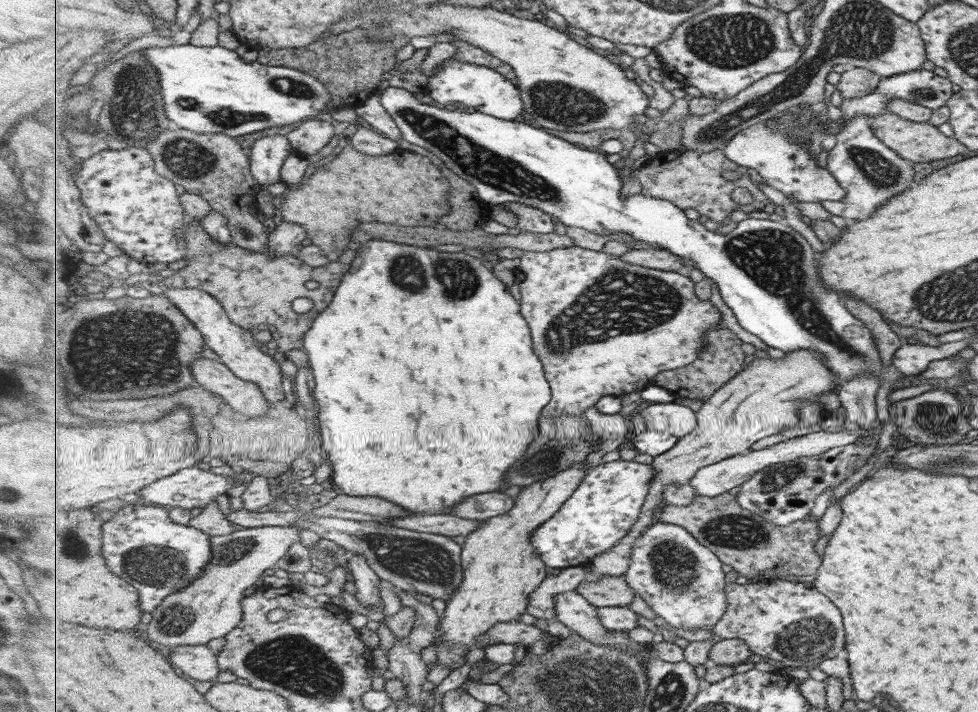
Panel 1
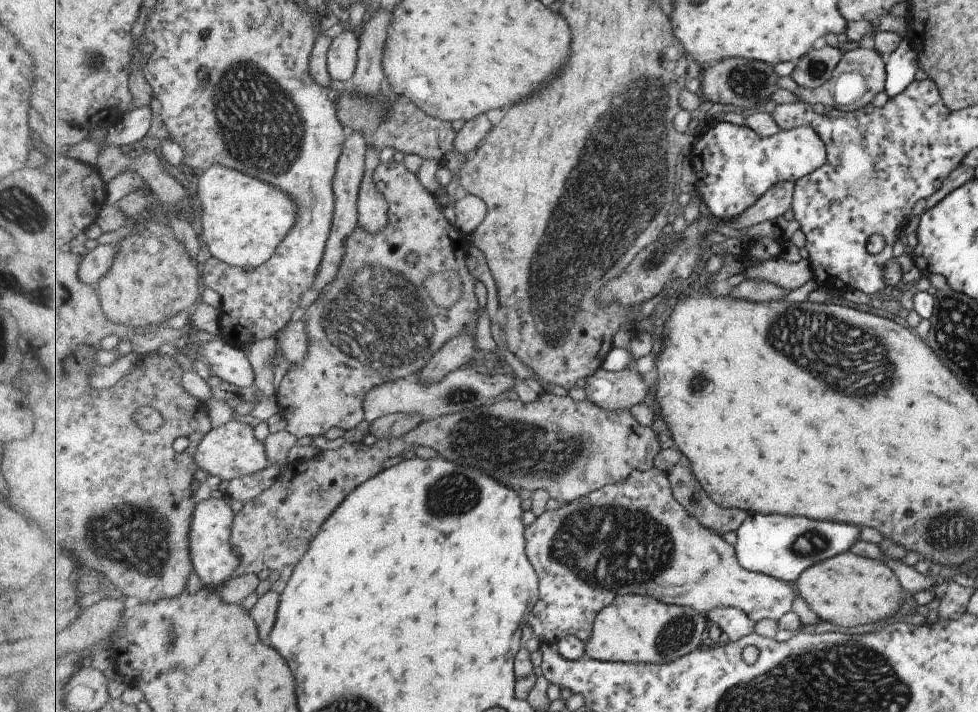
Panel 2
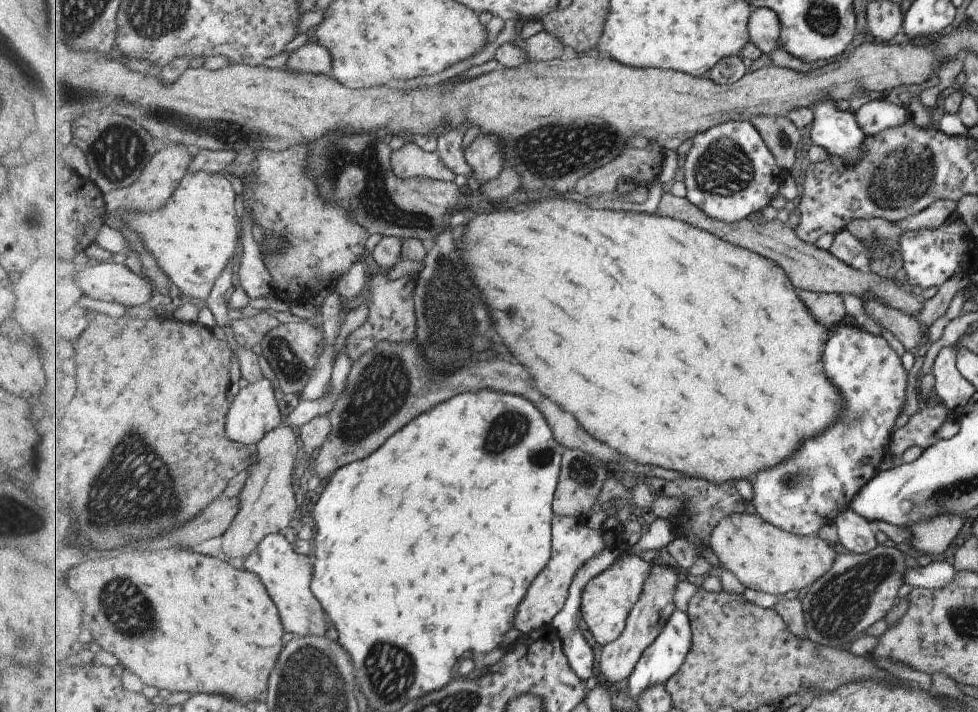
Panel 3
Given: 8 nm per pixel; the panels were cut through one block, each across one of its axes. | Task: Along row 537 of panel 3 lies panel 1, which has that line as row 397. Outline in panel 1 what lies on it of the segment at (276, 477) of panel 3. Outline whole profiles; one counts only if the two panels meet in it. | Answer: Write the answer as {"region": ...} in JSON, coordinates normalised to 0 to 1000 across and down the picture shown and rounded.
{"region":[[[206,501],[196,513],[196,522],[200,539],[227,558],[240,580],[263,587],[263,584],[269,584],[275,579],[275,570],[278,566],[271,558],[269,546],[265,546],[263,538],[242,529],[226,506],[214,506],[214,503]]]}

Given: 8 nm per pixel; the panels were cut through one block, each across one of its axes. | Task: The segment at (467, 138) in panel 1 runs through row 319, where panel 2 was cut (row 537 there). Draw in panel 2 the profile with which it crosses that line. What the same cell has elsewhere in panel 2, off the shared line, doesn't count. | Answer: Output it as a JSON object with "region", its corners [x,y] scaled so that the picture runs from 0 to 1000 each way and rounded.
{"region":[[[768,722],[753,750],[751,768],[758,795],[800,816],[815,817],[817,809],[831,792],[863,777],[875,765],[878,744],[868,736],[831,733],[825,728],[807,728],[797,722]]]}

